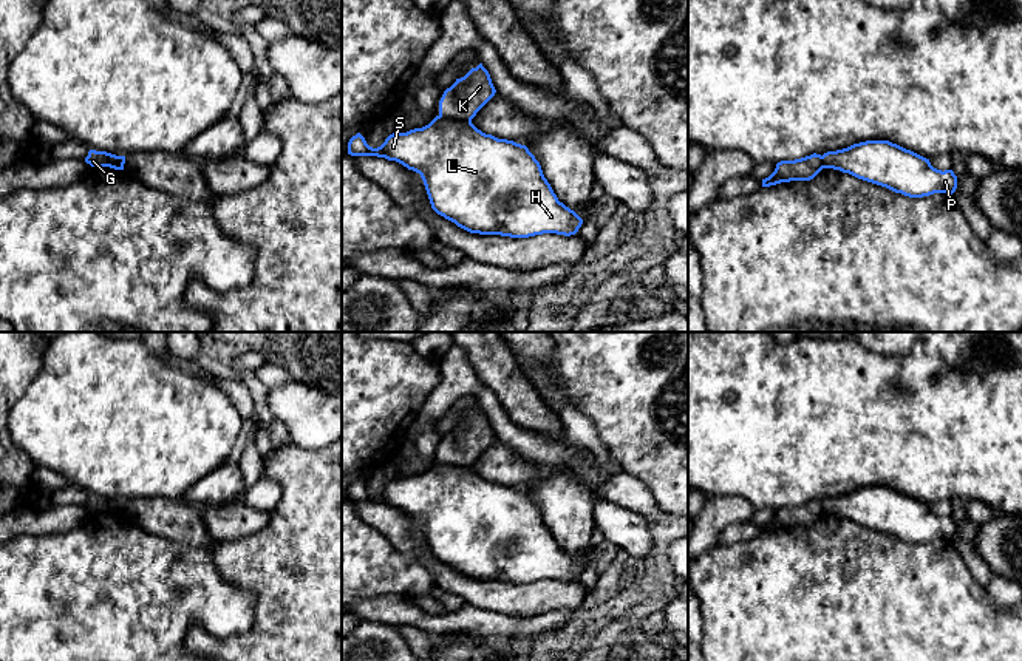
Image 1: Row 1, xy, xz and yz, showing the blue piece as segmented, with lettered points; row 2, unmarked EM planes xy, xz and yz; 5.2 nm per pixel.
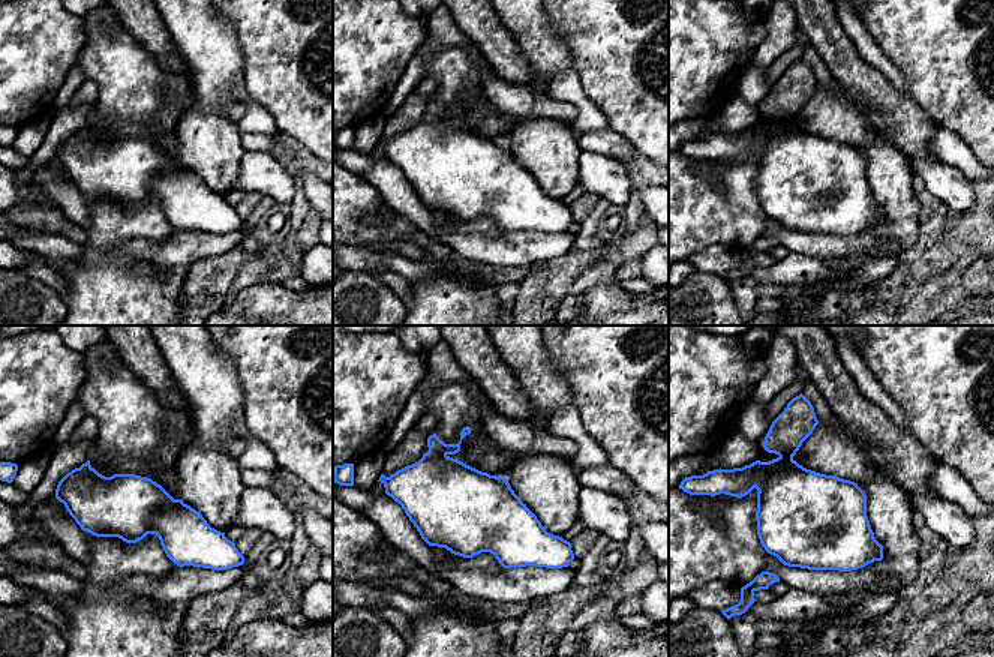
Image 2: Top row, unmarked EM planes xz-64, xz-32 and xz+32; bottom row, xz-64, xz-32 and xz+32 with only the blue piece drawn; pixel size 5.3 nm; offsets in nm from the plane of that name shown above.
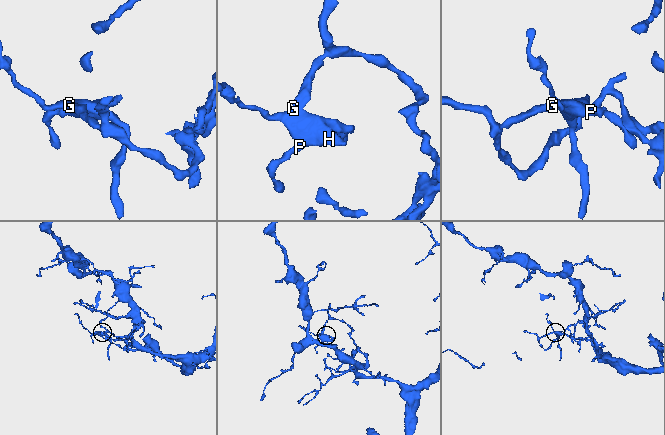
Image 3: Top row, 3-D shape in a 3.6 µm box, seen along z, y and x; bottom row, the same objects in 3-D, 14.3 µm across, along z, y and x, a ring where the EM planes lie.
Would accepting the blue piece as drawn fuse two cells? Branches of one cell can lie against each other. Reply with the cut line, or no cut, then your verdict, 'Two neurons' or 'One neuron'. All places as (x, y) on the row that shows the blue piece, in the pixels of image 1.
Split along xz (439, 115), (470, 122). Two neurons

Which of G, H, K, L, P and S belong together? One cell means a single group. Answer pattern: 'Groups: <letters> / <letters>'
Groups: G H L P S / K

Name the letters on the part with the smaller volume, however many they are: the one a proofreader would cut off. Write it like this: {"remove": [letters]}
{"remove": ["G", "H", "L", "P", "S"]}

